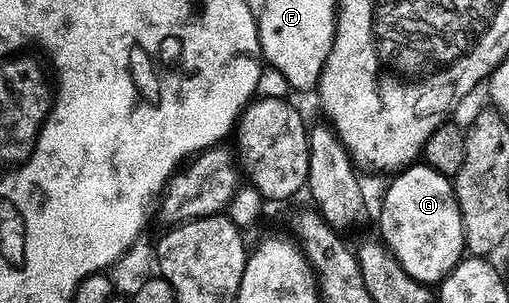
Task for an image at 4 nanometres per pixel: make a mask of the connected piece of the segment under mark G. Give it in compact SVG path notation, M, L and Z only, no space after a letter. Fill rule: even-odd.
M414 162L408 168L401 169L390 180L393 181L381 200L380 239L397 259L399 266L403 266L407 274L411 274L411 278L415 278L420 284L440 285L445 276L451 274L451 270L460 262L465 252L463 222L450 177L439 174L424 162Z

